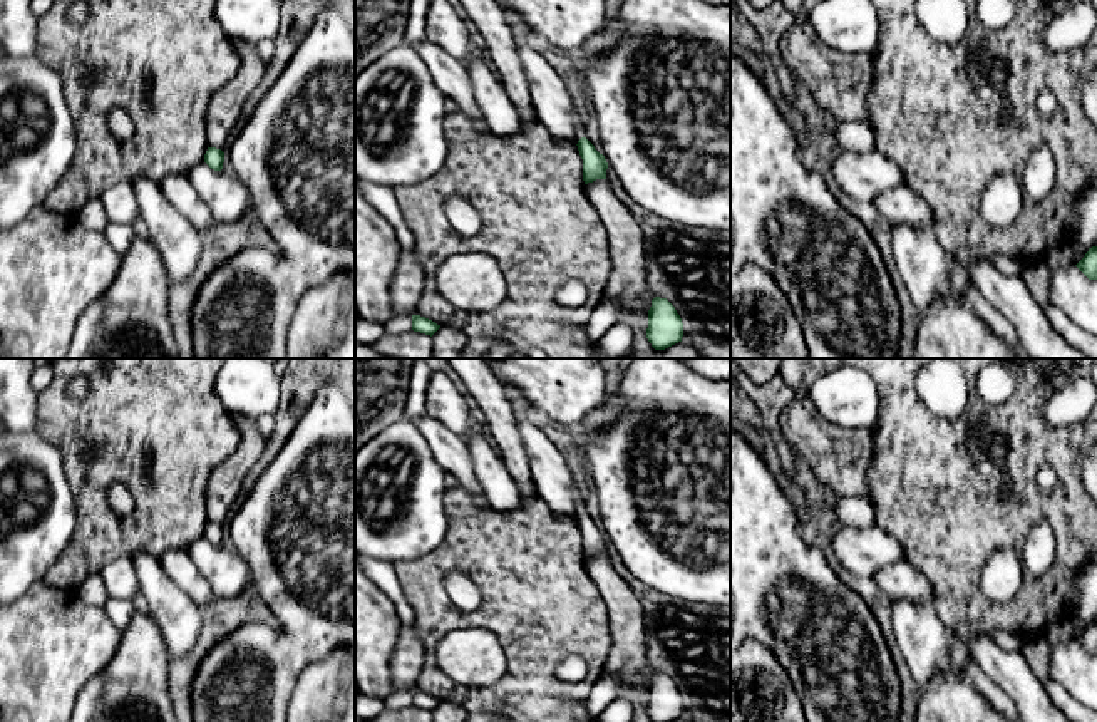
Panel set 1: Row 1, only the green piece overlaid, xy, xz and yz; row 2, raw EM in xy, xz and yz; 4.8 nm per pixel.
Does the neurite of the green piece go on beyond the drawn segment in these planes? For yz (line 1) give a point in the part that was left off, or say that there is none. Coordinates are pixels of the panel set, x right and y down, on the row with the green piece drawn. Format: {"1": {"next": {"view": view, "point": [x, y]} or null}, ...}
{"1": {"next": null}}

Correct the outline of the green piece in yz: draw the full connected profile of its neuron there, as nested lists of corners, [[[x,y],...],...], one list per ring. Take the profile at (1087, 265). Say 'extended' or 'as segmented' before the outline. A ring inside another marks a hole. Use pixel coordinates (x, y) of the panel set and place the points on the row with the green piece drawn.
as segmented; [[[1097,246],[1089,248],[1085,256],[1075,265],[1089,280],[1097,280]]]

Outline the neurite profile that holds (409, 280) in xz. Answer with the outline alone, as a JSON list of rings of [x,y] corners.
[[[402,250],[390,281],[390,300],[395,315],[415,315],[424,286],[425,275],[414,250]]]

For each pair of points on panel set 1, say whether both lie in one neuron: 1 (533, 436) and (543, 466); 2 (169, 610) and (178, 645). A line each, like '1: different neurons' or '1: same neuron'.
1: same neuron
2: same neuron

